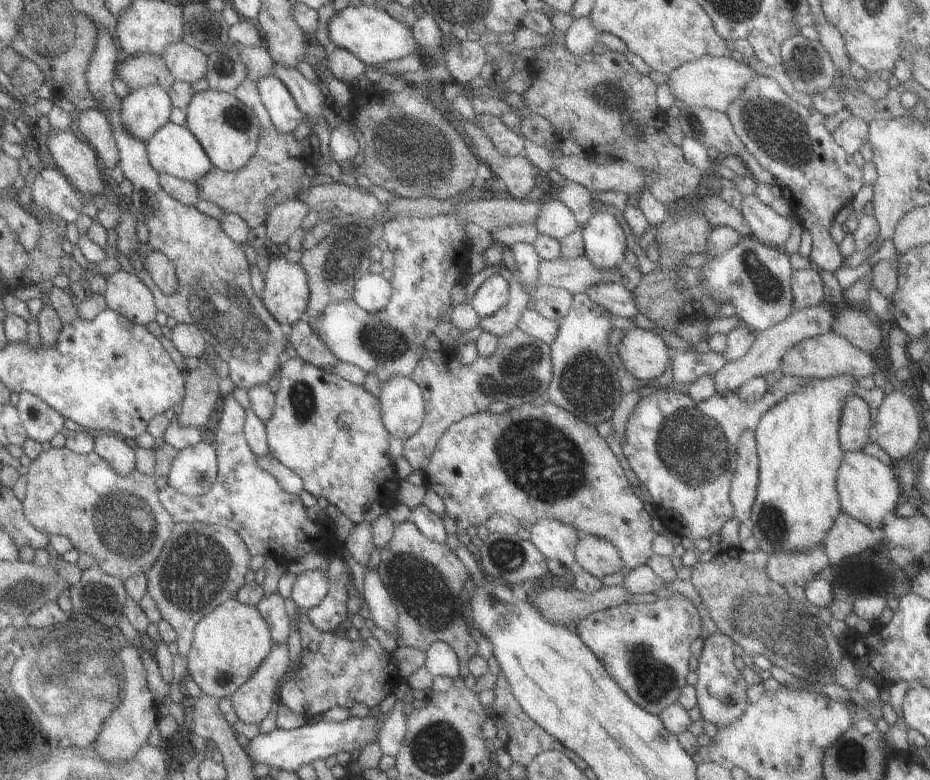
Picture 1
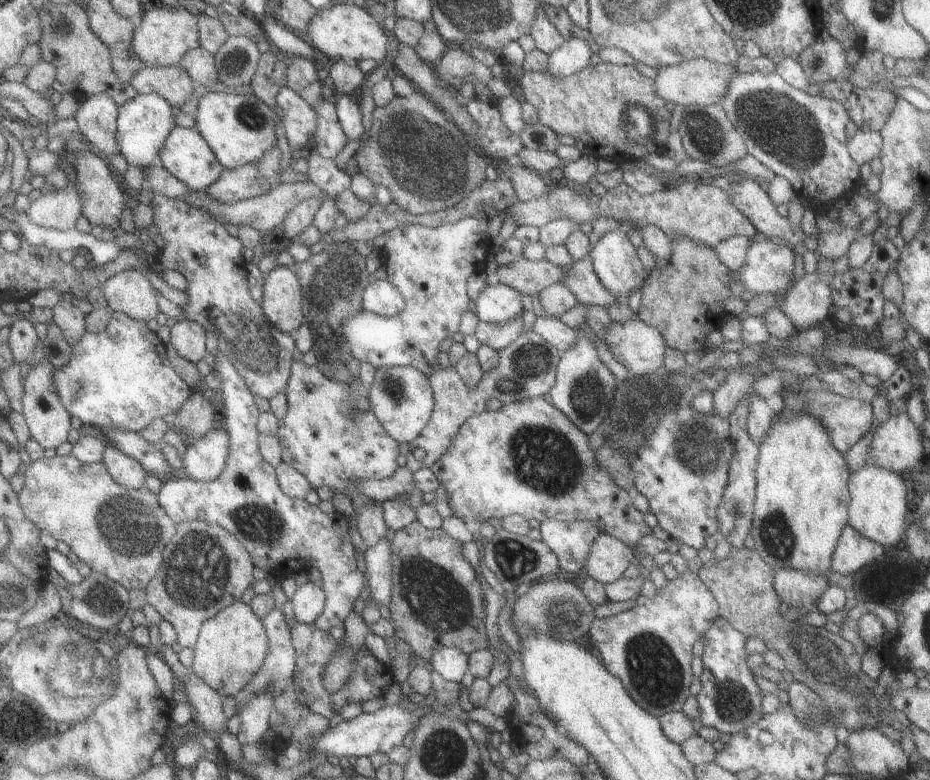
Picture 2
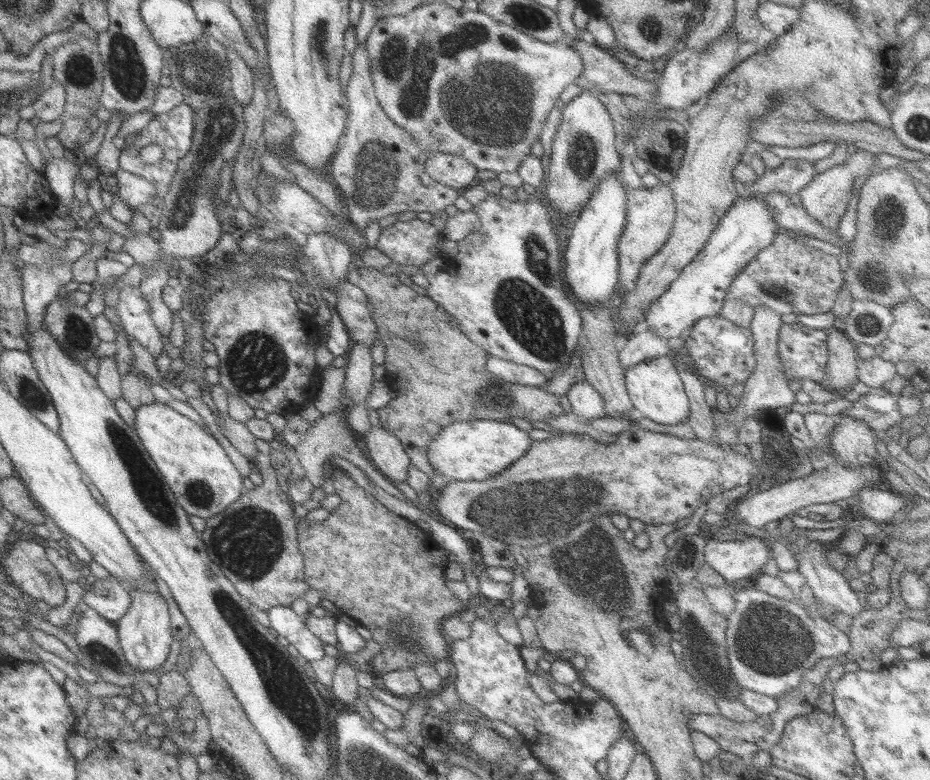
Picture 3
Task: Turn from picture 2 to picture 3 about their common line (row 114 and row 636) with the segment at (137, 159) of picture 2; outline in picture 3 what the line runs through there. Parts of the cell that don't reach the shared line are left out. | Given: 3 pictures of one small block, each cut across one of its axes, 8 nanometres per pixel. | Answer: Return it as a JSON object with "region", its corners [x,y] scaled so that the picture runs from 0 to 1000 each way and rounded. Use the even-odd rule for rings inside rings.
{"region":[[[137,754],[137,758],[140,764],[139,777],[134,787],[123,800],[127,827],[134,849],[139,851],[144,864],[147,864],[147,869],[153,871],[153,862],[166,862],[177,849],[177,844],[182,841],[182,828],[186,815],[182,806],[180,776],[169,758],[161,759],[146,754]]]}

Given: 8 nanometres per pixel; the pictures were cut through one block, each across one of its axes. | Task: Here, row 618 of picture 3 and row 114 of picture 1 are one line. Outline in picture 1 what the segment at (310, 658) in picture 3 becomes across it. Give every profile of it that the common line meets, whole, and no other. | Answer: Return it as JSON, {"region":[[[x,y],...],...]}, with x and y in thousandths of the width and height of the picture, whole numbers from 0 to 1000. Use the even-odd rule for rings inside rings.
{"region":[[[296,97],[281,99],[272,108],[292,162],[301,171],[314,172],[324,154],[330,155],[327,146],[319,138],[315,124]]]}

